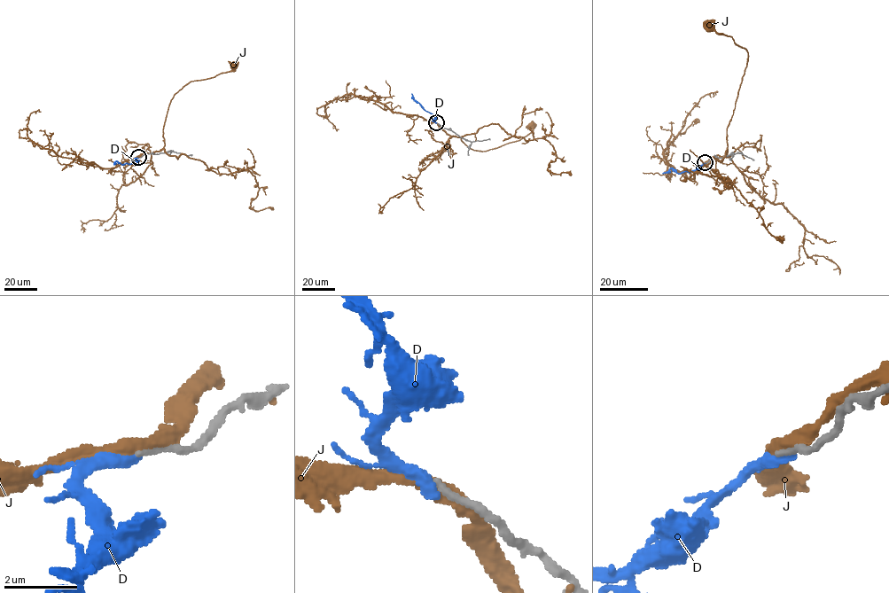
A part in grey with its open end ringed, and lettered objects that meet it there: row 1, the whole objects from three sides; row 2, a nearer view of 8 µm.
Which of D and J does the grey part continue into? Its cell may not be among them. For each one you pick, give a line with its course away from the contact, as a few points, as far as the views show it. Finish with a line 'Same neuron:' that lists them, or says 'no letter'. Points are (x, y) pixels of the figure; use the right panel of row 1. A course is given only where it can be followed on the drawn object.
Same neuron: no letter

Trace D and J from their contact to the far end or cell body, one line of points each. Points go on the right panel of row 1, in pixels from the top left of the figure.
D: (705, 162), (688, 172), (678, 174), (671, 168), (662, 174)
J: (706, 162), (727, 152), (727, 127), (748, 58), (745, 49), (731, 37), (719, 34), (711, 25)

